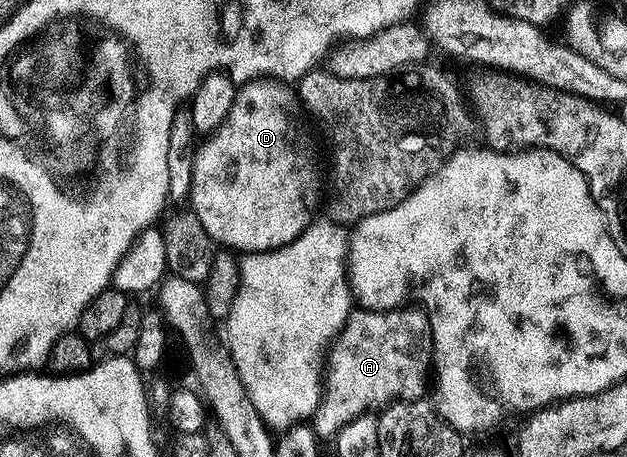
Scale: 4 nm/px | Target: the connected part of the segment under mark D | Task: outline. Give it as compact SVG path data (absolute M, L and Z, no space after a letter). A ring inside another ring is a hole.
M257 79L254 81L243 82L239 86L240 90L235 90L232 98L232 106L230 111L224 117L224 122L217 125L215 132L220 134L220 137L213 132L207 139L199 142L198 148L195 150L192 158L192 192L190 194L190 202L192 201L191 212L200 220L202 227L206 227L206 231L212 236L213 241L224 247L231 247L236 251L244 253L260 253L266 252L269 249L277 249L280 245L288 245L296 236L312 224L316 209L316 204L321 204L322 201L322 185L320 189L320 177L316 174L316 165L292 142L292 121L288 118L288 89L287 84L281 83L276 79Z

